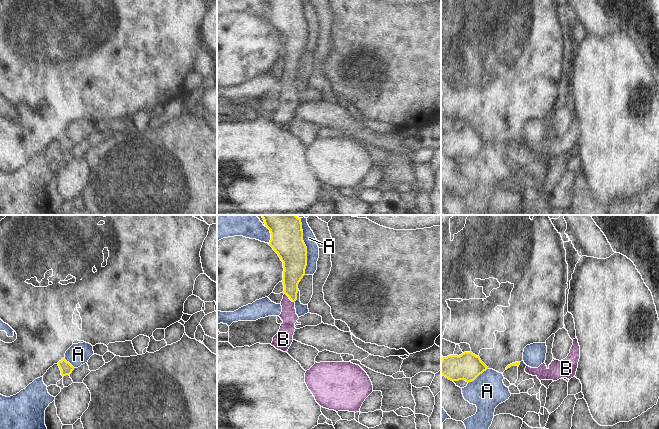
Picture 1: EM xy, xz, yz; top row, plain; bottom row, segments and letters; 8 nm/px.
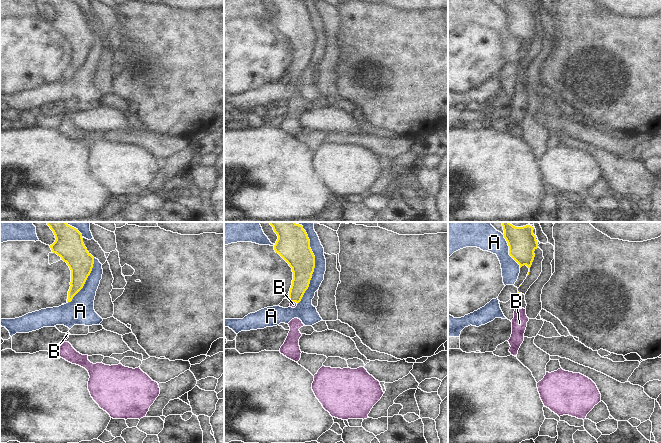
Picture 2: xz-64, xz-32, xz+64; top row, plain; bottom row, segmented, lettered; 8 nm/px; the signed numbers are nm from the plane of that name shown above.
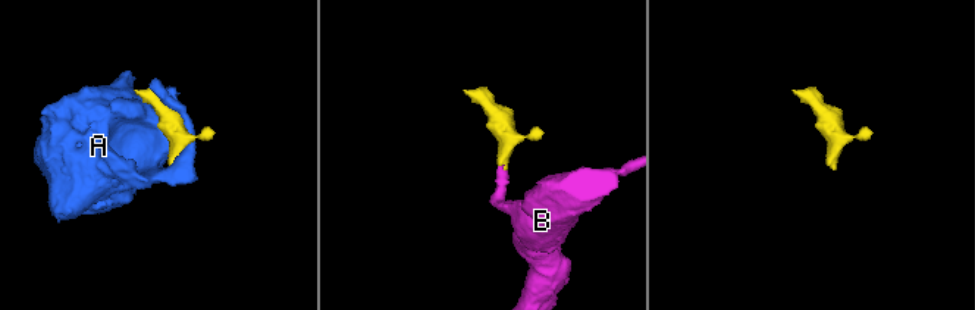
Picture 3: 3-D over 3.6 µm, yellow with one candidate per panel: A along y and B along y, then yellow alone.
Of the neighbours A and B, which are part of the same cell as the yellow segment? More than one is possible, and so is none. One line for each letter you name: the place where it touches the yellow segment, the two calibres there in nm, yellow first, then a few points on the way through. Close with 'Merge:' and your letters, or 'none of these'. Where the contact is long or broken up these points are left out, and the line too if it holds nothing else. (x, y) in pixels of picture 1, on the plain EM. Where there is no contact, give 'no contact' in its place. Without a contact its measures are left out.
B: xz (289, 74) | 180/130 nm | across xz (294, 44), (290, 57), (289, 74), (288, 91)
Merge: B

